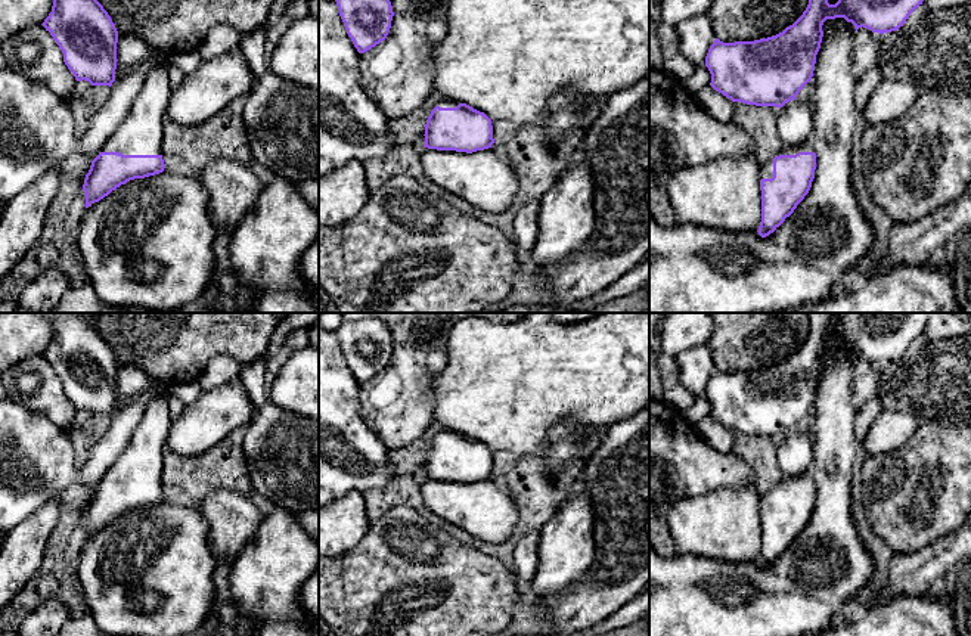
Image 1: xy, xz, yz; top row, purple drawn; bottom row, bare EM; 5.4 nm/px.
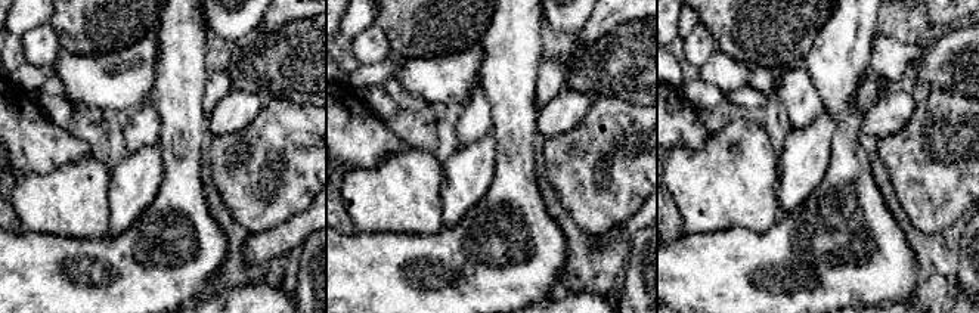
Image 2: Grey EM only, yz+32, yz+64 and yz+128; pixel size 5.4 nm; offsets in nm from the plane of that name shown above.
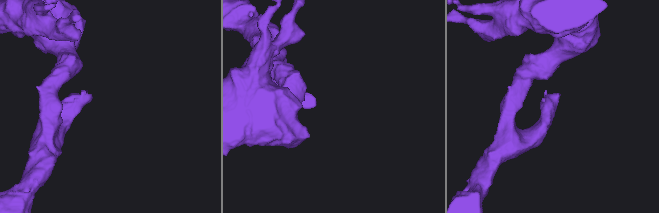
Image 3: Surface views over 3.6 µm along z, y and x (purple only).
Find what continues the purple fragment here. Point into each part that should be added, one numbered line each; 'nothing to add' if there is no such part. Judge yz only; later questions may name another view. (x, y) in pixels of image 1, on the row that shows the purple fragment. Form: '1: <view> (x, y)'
1: yz (806, 146)

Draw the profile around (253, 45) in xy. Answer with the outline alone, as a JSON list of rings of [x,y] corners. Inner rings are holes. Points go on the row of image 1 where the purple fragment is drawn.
[[[257,30],[249,34],[242,34],[241,49],[248,62],[249,71],[254,78],[258,78],[269,69],[266,61],[266,32],[264,30]]]

